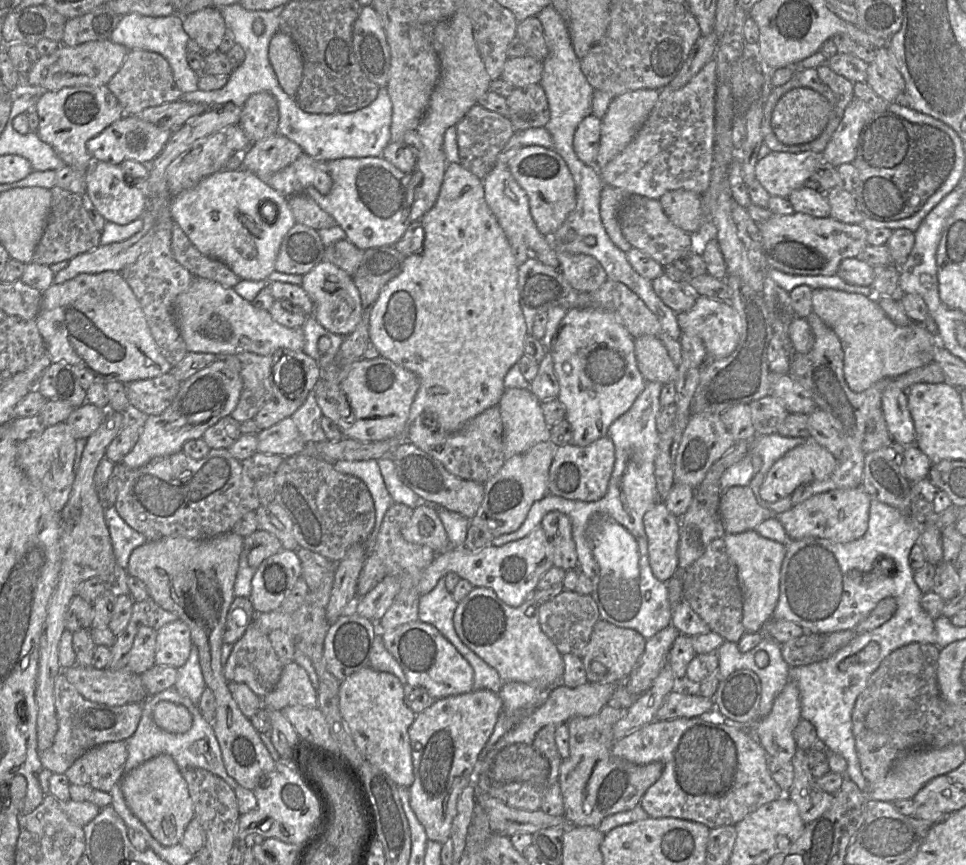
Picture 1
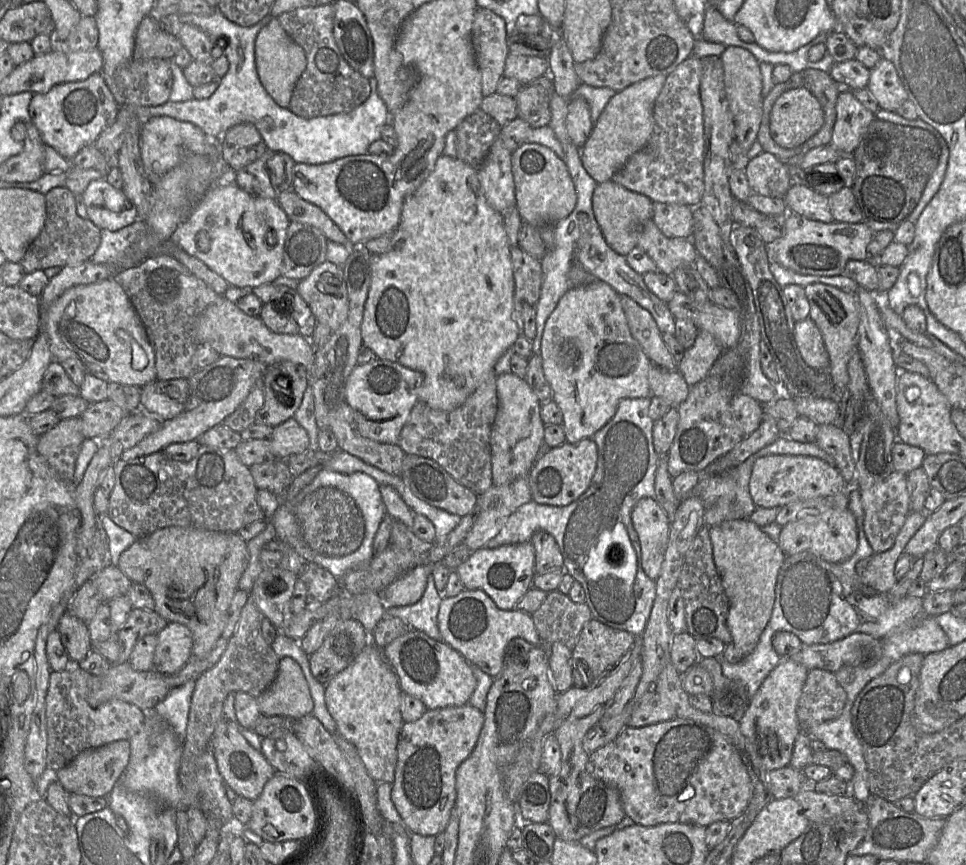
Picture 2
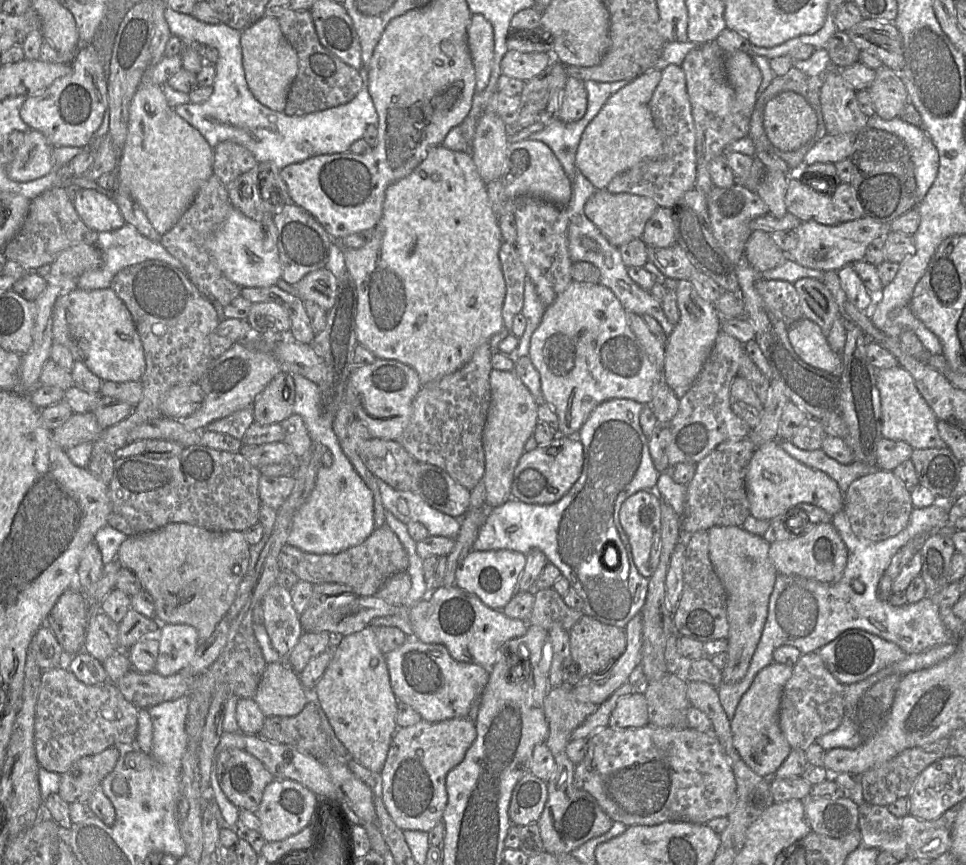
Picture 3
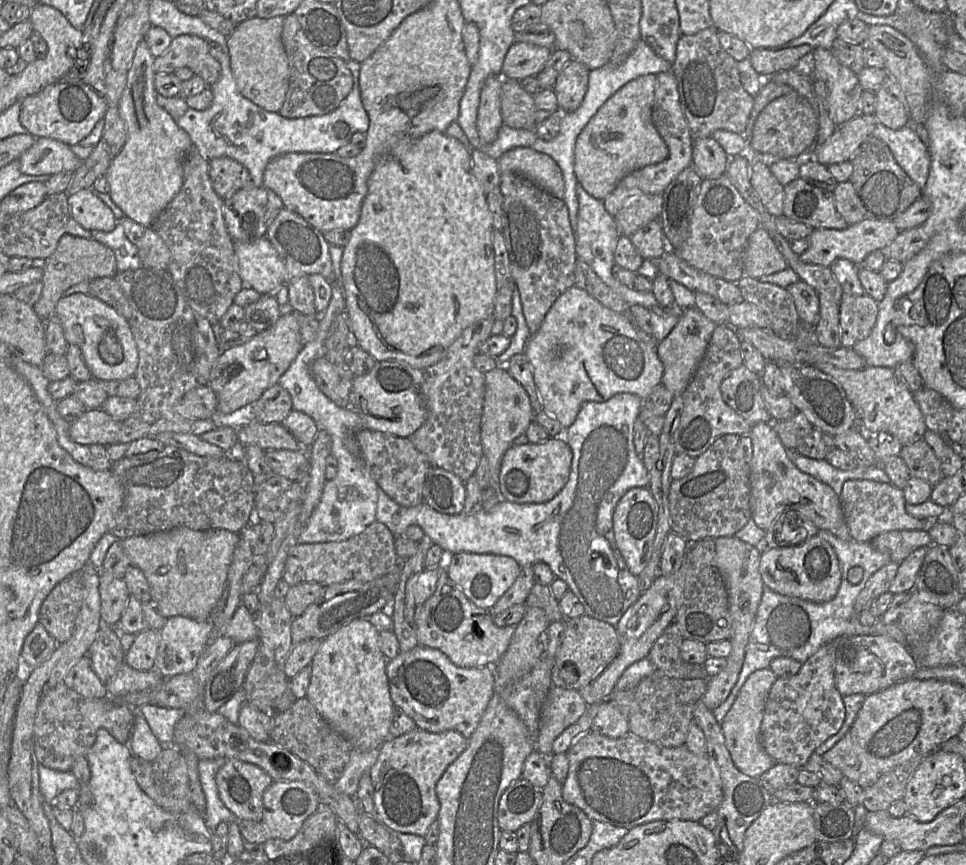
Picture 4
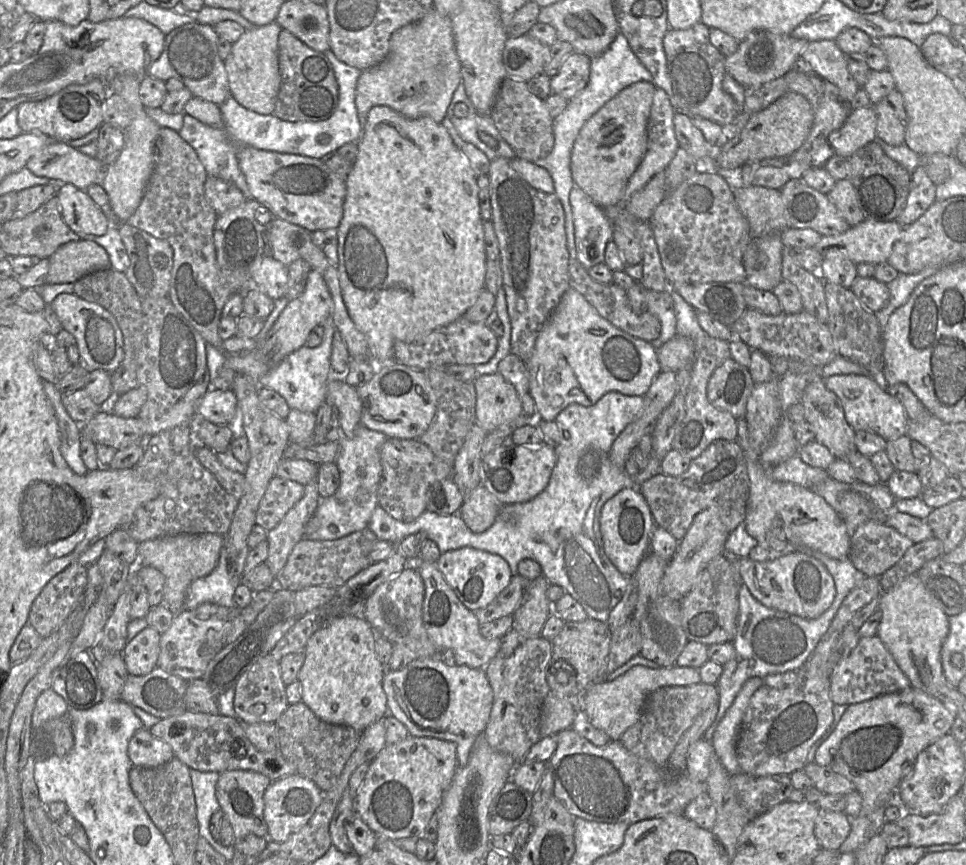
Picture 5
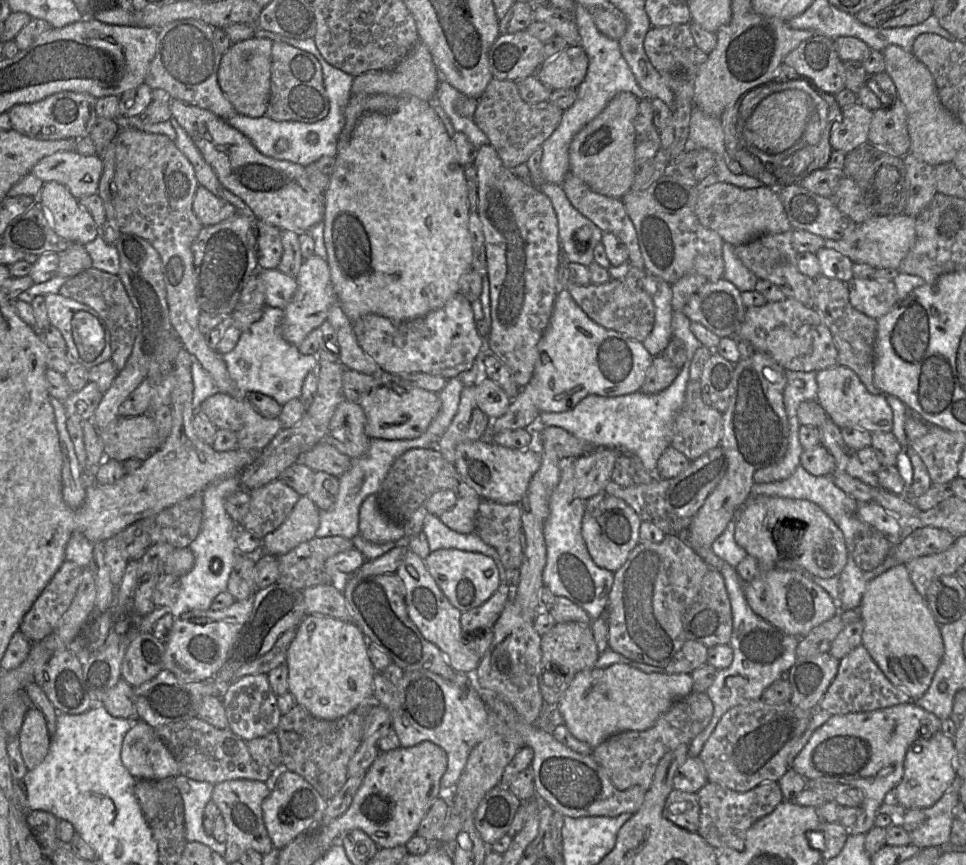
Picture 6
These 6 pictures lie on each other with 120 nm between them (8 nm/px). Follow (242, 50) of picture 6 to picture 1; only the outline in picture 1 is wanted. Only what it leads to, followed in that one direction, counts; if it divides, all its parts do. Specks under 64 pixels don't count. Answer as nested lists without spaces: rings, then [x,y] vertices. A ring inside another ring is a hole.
[[[277,31],[270,41],[268,56],[281,88],[295,98],[303,77],[303,59],[298,46],[288,34]]]

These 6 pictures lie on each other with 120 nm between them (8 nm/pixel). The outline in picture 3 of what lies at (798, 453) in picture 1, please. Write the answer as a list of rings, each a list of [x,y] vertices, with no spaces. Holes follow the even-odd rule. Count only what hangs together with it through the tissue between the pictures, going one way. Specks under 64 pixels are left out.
[[[771,440],[755,448],[747,466],[746,494],[750,515],[771,521],[787,514],[793,506],[802,503],[815,505],[834,516],[843,509],[844,492],[838,483],[823,471],[811,468],[790,456],[779,444]]]

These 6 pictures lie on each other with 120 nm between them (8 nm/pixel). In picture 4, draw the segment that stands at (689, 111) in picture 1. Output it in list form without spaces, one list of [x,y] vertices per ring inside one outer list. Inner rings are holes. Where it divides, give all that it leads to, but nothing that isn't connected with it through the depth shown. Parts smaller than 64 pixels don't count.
[[[671,71],[660,72],[656,76],[656,89],[651,119],[657,132],[666,143],[669,154],[663,162],[633,171],[617,184],[615,189],[603,201],[606,211],[613,218],[623,208],[624,202],[628,198],[642,195],[662,196],[668,185],[683,170],[692,167],[693,139],[679,102],[677,81]]]

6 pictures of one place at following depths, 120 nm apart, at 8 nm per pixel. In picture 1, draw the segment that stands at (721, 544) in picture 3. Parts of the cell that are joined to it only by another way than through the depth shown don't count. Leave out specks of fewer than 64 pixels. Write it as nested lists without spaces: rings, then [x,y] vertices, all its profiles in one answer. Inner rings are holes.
[[[755,530],[725,534],[726,551],[737,567],[737,577],[743,594],[742,623],[747,633],[760,632],[772,618],[779,598],[780,571],[786,545],[767,539]]]

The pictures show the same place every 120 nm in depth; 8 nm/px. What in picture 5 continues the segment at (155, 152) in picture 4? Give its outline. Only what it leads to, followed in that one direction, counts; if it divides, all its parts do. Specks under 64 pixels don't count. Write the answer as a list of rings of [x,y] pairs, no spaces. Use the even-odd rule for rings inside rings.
[[[121,75],[108,83],[108,91],[118,93],[127,103],[131,122],[125,130],[125,144],[116,160],[105,168],[102,186],[108,194],[113,212],[126,222],[137,210],[155,163],[156,141],[160,126],[146,113],[139,97],[140,81],[133,75]]]

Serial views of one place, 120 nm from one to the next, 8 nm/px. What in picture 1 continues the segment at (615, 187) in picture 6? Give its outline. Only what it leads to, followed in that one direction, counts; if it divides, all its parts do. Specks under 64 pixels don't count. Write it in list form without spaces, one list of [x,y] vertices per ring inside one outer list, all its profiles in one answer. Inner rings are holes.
[[[638,89],[612,99],[605,116],[601,119],[601,137],[596,169],[604,168],[633,140],[655,106],[659,92],[660,90],[657,89]]]

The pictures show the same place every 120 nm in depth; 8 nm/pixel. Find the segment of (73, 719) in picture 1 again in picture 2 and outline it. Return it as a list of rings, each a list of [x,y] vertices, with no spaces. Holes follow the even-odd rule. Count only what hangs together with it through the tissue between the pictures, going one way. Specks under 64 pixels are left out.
[[[77,666],[51,672],[46,695],[47,756],[46,768],[58,772],[81,752],[120,740],[130,740],[140,731],[144,712],[128,702],[113,699],[98,707],[87,702],[93,675]]]

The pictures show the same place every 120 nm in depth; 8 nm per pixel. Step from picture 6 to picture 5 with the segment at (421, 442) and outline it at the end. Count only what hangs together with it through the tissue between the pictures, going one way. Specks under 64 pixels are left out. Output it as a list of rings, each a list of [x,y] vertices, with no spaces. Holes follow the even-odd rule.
[[[337,421],[335,439],[339,443],[339,453],[336,464],[340,473],[340,485],[332,496],[320,500],[315,513],[319,520],[319,528],[304,538],[336,540],[368,527],[378,505],[378,487],[382,473],[380,449],[387,438],[385,434],[370,430],[362,424],[356,428],[354,436],[348,438],[338,427]]]

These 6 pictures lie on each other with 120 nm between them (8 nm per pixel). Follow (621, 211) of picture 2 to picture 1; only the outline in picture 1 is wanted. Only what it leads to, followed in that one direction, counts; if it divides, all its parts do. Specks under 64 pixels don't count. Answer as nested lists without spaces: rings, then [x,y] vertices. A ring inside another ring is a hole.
[[[605,184],[600,196],[600,217],[602,224],[611,241],[625,253],[628,252],[632,246],[622,234],[618,222],[618,212],[630,195],[633,194]]]

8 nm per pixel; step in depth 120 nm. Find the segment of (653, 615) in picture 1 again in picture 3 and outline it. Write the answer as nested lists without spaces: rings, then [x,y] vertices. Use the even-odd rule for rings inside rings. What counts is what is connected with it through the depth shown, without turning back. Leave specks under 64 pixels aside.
[[[611,399],[598,405],[577,433],[583,445],[583,468],[571,489],[553,504],[528,504],[510,499],[489,510],[472,547],[474,551],[511,550],[525,555],[532,549],[541,550],[583,599],[584,615],[623,630],[642,611],[649,579],[639,573],[625,548],[628,539],[619,522],[619,511],[623,502],[636,492],[655,490],[660,475],[649,452],[649,439],[639,424],[643,408],[643,404],[631,399]]]

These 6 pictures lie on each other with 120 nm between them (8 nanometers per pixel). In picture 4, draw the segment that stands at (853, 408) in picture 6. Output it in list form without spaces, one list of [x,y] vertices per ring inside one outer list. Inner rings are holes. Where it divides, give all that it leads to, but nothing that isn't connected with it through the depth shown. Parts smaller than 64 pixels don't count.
[[[829,363],[814,366],[841,384],[855,410],[857,423],[860,423],[862,431],[870,435],[894,437],[902,445],[923,439],[927,431],[923,414],[915,401],[914,394],[896,378],[894,369],[879,366],[841,369]]]

